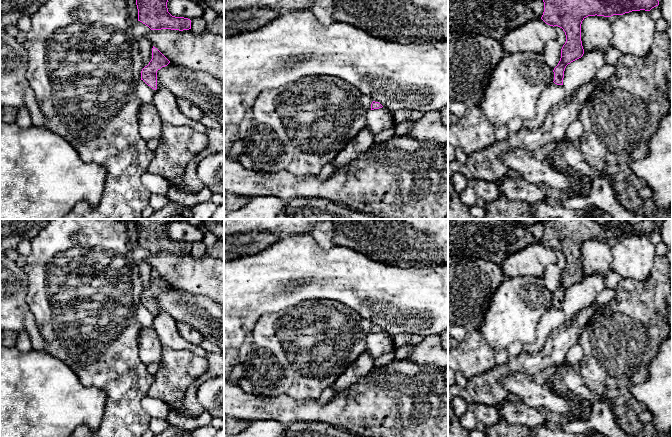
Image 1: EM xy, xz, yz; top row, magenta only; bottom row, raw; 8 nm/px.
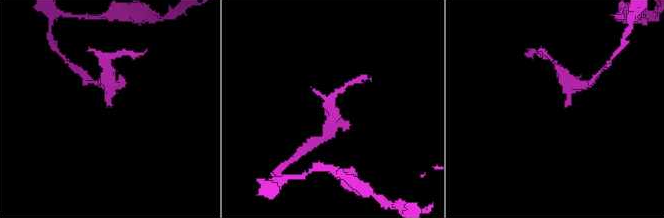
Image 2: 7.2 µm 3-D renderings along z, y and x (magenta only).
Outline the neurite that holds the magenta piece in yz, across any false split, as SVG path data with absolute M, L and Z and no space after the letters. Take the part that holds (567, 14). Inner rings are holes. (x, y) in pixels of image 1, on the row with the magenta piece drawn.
M543 0L541 19L550 26L558 26L566 35L561 58L554 68L554 83L563 85L568 64L581 58L584 49L581 41L581 24L588 16L611 17L632 11L650 11L659 5L658 0Z

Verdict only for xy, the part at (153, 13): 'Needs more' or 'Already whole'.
Already whole

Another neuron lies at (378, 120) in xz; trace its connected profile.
M386 107L368 110L366 114L367 127L373 135L381 133L395 125L393 112Z

